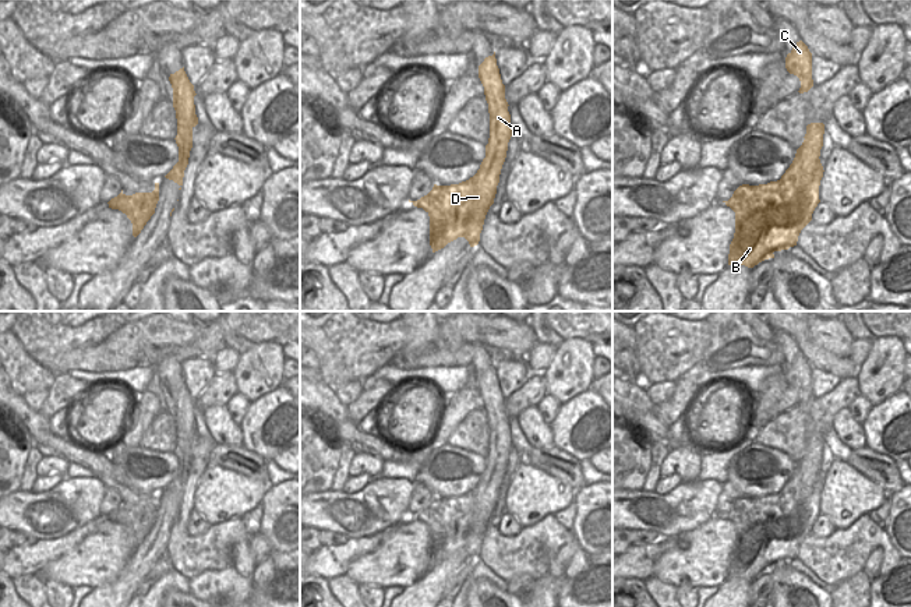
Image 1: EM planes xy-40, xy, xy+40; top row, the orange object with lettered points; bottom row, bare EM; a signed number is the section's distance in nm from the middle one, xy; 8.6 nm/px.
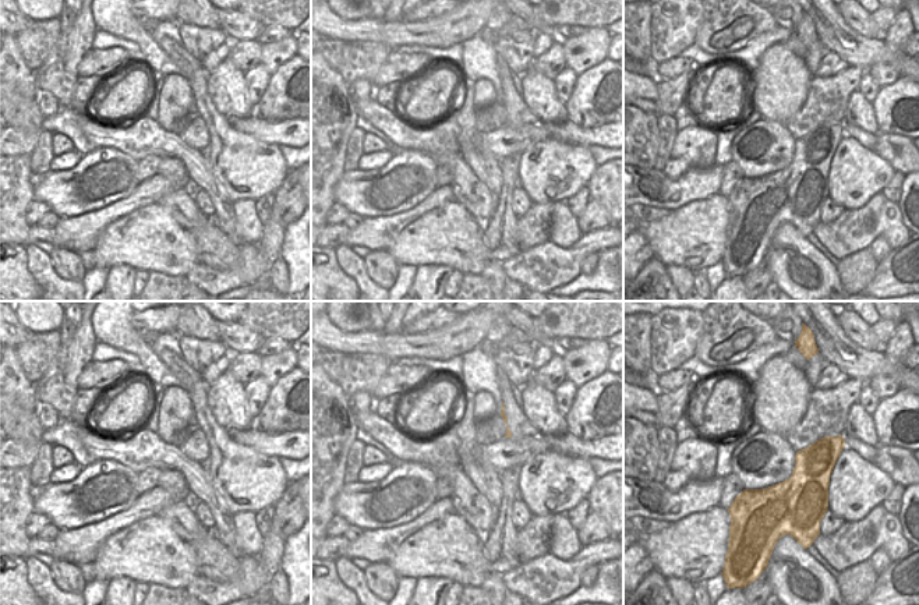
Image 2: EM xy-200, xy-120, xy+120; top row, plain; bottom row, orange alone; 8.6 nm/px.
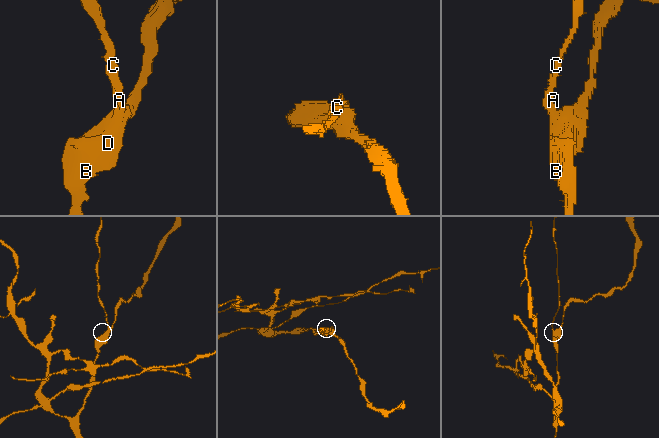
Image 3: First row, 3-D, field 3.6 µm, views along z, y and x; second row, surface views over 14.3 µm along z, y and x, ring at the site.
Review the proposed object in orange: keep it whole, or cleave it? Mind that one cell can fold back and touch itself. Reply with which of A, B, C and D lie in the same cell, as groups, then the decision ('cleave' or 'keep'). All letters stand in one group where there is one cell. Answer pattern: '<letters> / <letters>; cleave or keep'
A C / B D; cleave

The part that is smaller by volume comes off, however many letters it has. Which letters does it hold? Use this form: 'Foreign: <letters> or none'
Foreign: A, C

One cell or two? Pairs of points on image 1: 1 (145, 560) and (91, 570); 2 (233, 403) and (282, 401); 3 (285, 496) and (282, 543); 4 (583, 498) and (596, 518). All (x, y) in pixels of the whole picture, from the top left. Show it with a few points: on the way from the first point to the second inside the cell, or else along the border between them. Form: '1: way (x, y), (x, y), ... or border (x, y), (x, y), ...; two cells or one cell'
1: border (134, 550), (120, 575), (102, 586); two cells
2: border (251, 402), (239, 424); two cells
3: way (285, 507), (282, 532); one cell
4: way (588, 503), (596, 514); one cell

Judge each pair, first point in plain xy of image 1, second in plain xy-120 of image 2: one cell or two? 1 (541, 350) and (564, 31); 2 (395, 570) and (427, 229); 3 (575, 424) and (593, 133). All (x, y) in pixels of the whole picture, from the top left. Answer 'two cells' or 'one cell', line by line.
1: two cells
2: one cell
3: two cells

